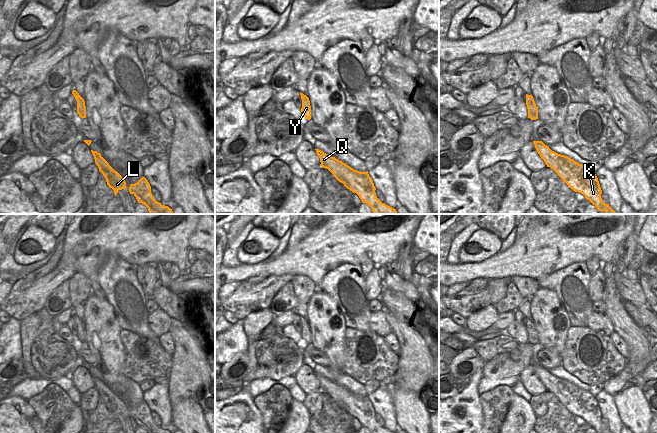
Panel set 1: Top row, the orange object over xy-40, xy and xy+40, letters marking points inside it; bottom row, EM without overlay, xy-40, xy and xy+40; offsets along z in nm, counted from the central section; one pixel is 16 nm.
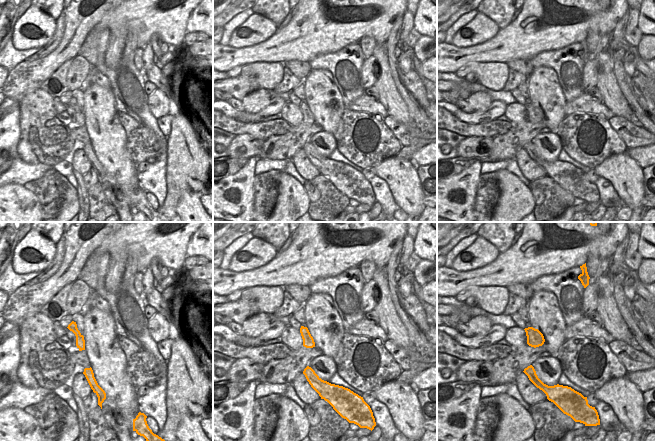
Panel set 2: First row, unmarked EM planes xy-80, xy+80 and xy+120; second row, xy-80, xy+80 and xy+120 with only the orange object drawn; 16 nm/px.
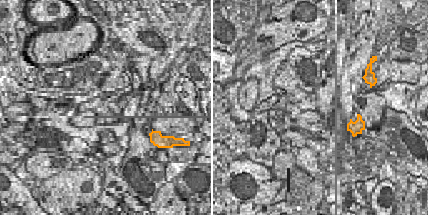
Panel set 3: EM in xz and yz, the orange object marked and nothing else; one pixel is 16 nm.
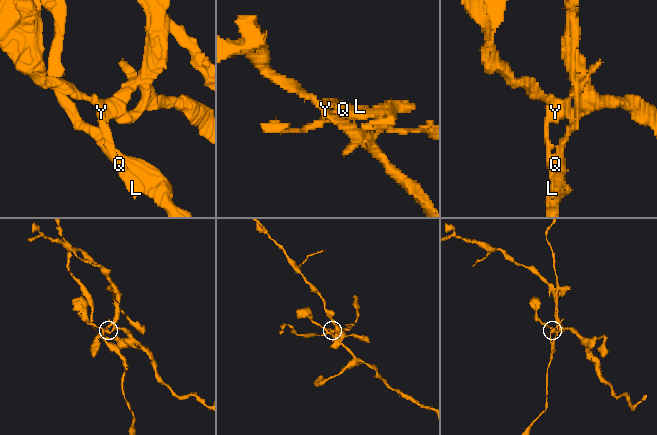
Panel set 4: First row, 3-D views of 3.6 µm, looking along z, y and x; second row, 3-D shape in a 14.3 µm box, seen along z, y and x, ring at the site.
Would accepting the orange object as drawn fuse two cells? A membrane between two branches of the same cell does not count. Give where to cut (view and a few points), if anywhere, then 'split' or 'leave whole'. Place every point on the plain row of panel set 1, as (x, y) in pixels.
cut xy-40 (103, 383), (111, 392); split

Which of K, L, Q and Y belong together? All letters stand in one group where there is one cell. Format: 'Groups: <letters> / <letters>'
Groups: K Q / L Y.

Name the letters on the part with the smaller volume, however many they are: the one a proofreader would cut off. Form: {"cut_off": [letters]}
{"cut_off": ["K", "Q"]}

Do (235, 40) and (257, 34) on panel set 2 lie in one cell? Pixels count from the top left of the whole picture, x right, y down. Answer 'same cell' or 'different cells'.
same cell

